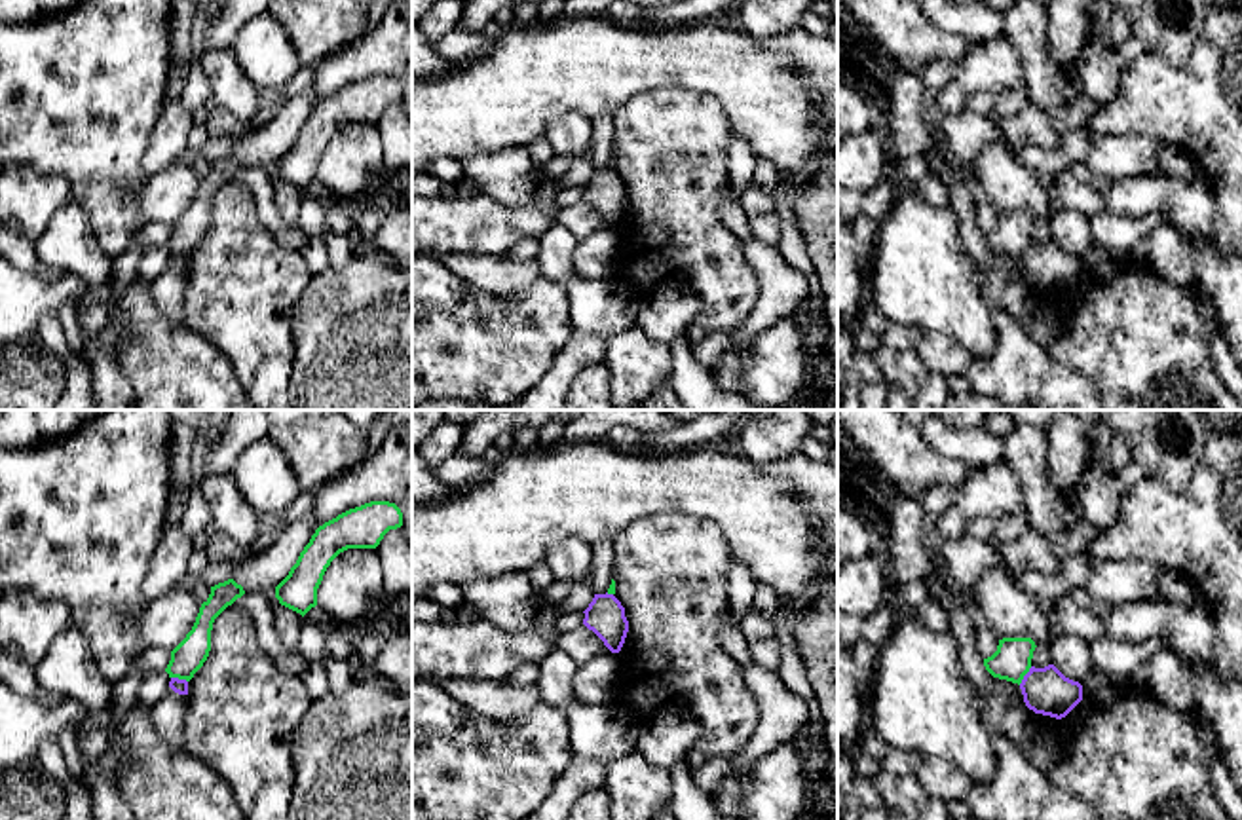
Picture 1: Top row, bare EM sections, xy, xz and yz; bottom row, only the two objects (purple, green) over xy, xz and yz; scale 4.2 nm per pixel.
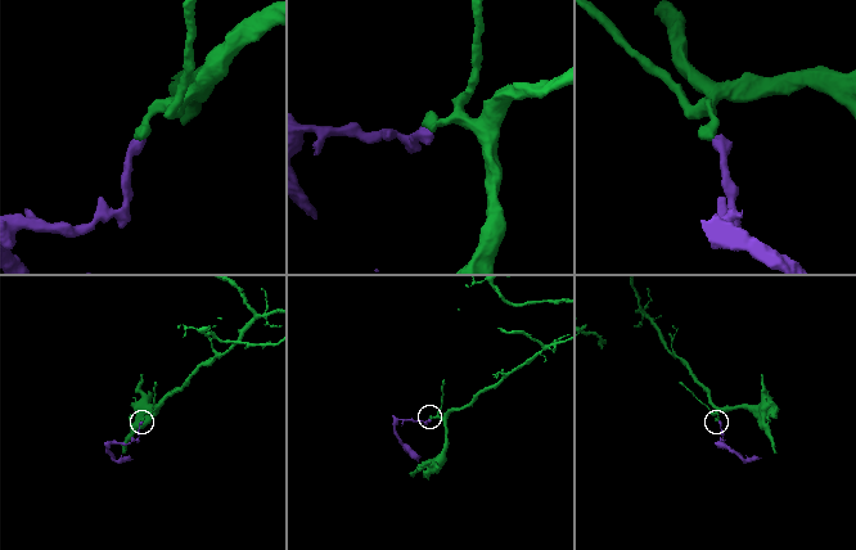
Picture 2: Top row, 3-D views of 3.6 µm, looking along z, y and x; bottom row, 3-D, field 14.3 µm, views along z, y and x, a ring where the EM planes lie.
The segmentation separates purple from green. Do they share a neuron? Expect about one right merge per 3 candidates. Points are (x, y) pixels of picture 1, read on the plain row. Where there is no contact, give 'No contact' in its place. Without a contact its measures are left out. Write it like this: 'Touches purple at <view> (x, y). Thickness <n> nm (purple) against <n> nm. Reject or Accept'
Touches purple at yz (1024, 251). Thickness 200 nm (purple) against 160 nm. Reject

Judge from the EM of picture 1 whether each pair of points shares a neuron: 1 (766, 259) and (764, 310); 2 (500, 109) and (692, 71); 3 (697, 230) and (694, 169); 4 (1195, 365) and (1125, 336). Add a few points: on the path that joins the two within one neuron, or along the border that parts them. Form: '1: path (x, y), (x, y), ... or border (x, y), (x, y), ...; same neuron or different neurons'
1: path (768, 272), (768, 297); same neuron
2: path (547, 69), (644, 69); same neuron
3: path (697, 215), (697, 185); same neuron
4: path (1178, 365), (1159, 365), (1142, 348); same neuron

